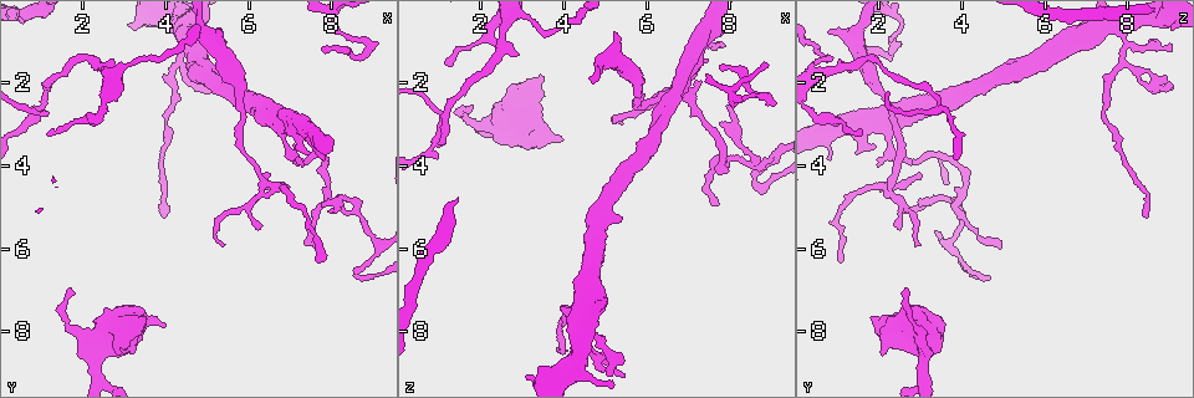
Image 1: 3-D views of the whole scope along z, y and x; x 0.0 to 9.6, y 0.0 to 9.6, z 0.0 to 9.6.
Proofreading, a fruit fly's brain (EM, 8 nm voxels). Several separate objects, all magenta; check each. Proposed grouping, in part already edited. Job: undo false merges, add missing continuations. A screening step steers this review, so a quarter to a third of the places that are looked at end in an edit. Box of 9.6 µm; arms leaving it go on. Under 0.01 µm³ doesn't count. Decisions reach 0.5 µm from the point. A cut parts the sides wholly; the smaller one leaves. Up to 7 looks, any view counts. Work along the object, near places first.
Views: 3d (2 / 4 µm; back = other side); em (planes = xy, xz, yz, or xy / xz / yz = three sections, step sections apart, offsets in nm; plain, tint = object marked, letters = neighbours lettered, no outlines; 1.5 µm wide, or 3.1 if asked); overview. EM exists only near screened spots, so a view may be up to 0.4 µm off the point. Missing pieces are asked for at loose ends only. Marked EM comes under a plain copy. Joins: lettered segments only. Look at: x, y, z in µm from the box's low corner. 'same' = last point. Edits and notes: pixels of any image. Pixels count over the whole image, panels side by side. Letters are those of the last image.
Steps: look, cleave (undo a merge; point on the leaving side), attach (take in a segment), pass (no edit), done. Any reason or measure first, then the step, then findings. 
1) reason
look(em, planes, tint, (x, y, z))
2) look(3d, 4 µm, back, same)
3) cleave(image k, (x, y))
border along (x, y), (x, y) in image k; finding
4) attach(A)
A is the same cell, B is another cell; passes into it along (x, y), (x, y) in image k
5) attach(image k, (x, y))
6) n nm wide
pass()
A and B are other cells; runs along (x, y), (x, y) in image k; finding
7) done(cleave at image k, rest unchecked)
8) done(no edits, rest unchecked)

thin end
look(em, xz, step 4, letters, (5.40, 5.95, 2.90))

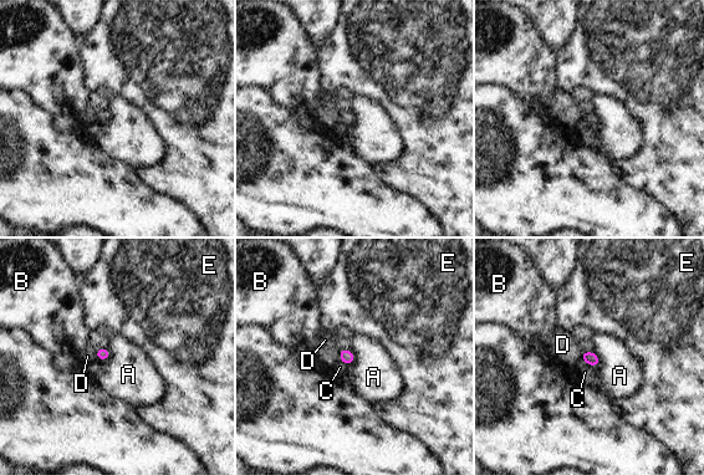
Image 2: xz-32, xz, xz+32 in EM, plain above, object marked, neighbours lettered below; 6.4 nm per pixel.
80 nm wide
pass()
A, B, C, D and E are other cells; border along (107, 347), (108, 357), (100, 361) in image 2; no lettered segment goes on from it

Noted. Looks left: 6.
abrupt turn
look(em, yz, step 4, letters, (9.10, 5.85, 3.70))

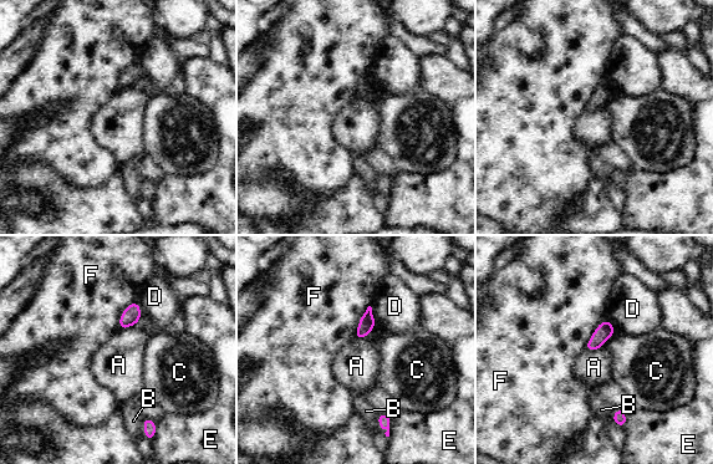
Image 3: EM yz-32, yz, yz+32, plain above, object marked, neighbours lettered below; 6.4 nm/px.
pass()
A, B, C, D, E and F are other cells; border along (614, 332), (604, 342) in image 3; continuous, no second neuron

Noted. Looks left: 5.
stops while still wide
look(em, yz, step 4, tint, (2.90, 8.60, 2.05))

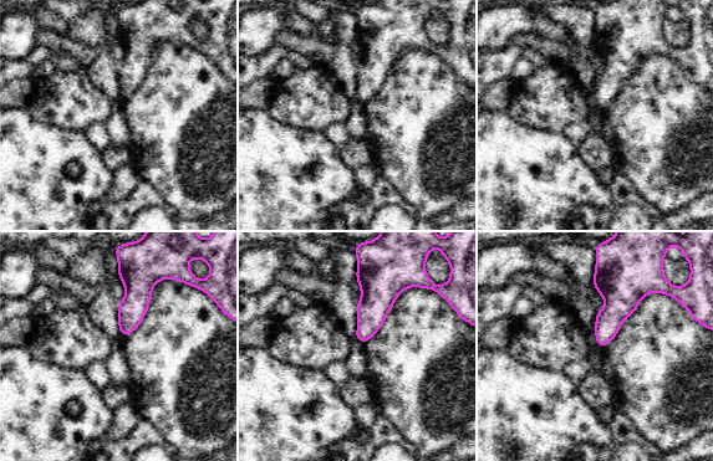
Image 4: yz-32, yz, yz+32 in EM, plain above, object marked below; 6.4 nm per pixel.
look(em, planes, tint, same)

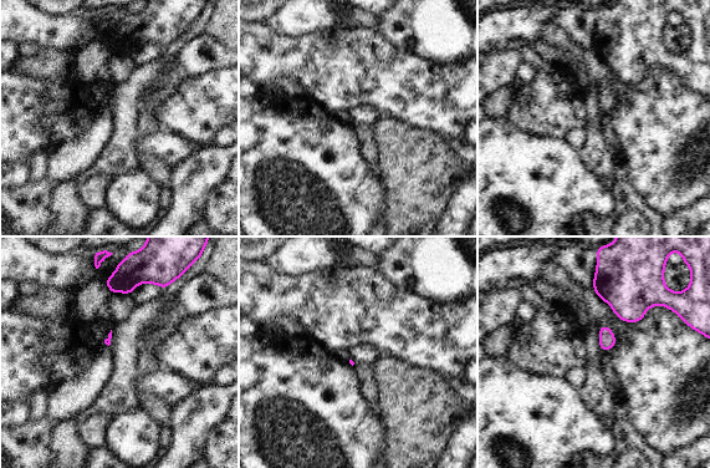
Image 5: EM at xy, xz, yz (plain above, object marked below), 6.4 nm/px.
what lies round it
look(em, planes, letters, same)

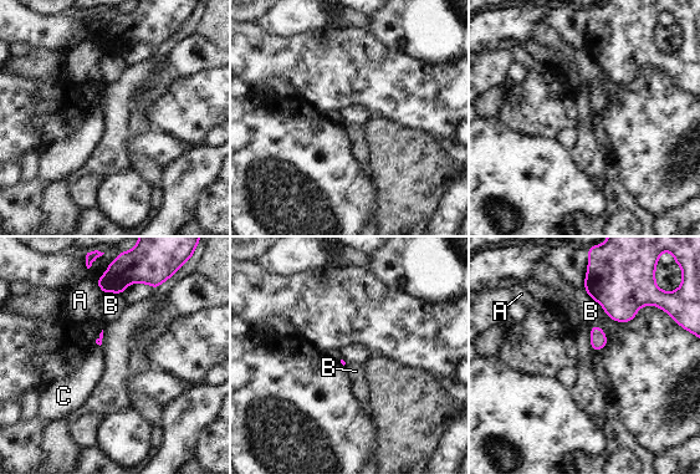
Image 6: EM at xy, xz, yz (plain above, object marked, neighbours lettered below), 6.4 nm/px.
pass()
A, B and C are other cells; no lettered segment goes on from it

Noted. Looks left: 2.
done(no edits, rest unchecked)

